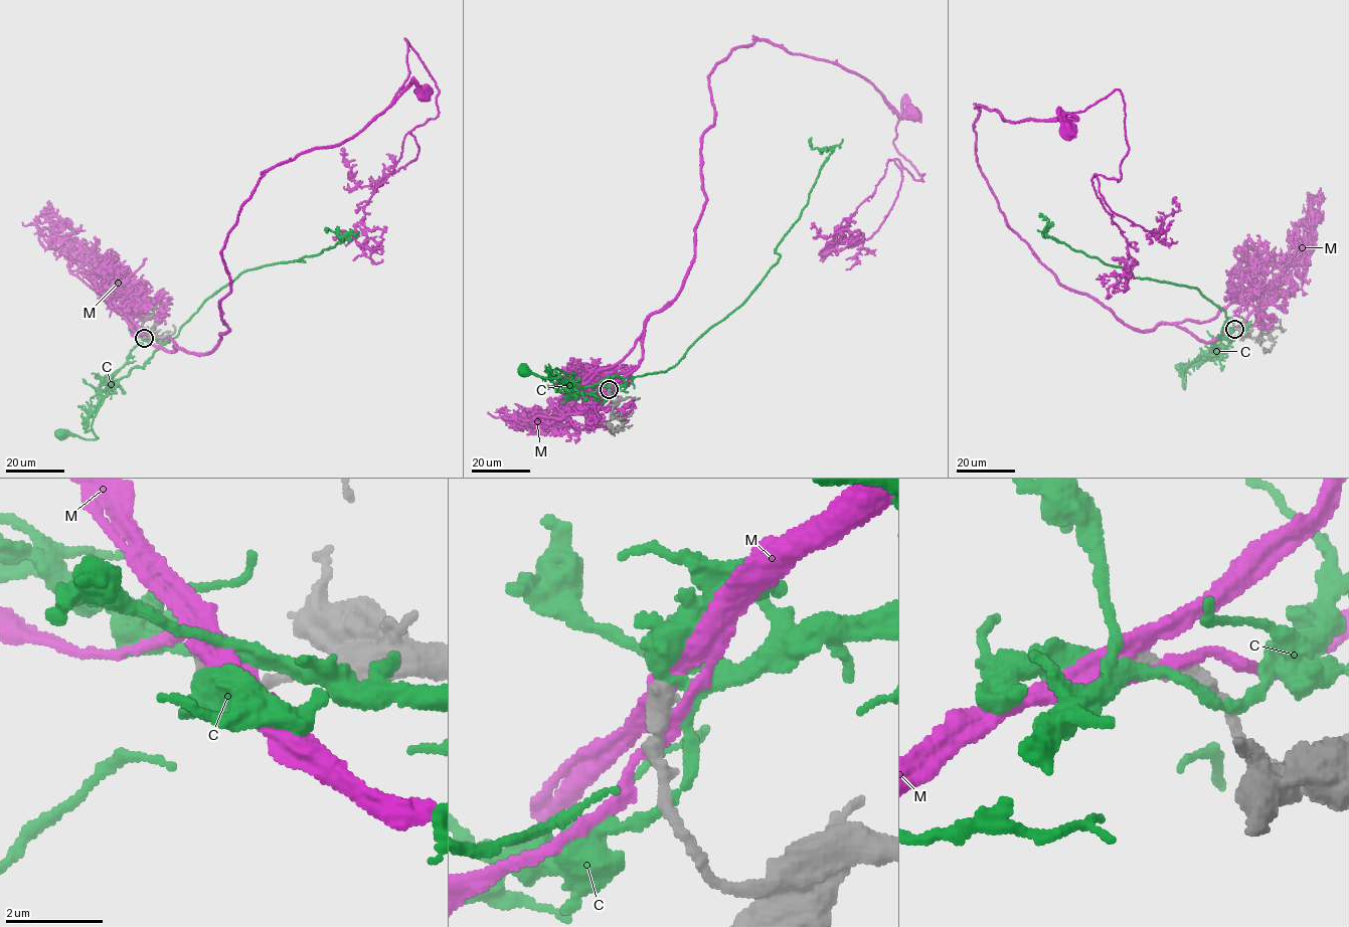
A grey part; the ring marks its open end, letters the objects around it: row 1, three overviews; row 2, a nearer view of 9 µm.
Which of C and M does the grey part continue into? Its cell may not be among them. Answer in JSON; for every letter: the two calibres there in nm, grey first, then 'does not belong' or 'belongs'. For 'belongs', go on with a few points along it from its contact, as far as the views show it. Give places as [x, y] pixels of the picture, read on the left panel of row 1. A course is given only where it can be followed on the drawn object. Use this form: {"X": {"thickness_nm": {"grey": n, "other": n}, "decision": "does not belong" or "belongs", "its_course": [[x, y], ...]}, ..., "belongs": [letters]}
{"C": {"thickness_nm": {"grey": 440, "other": 320}, "decision": "does not belong"}, "M": {"thickness_nm": {"grey": 500, "other": 190}, "decision": "does not belong"}, "belongs": []}

